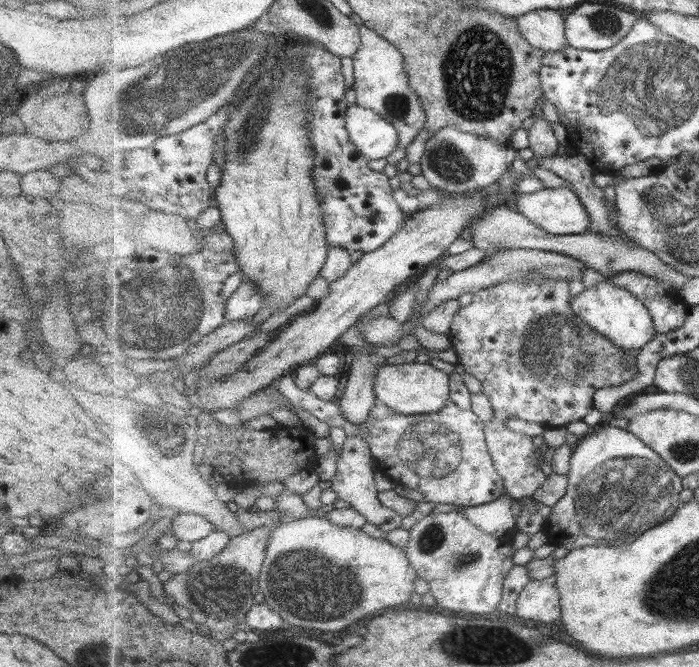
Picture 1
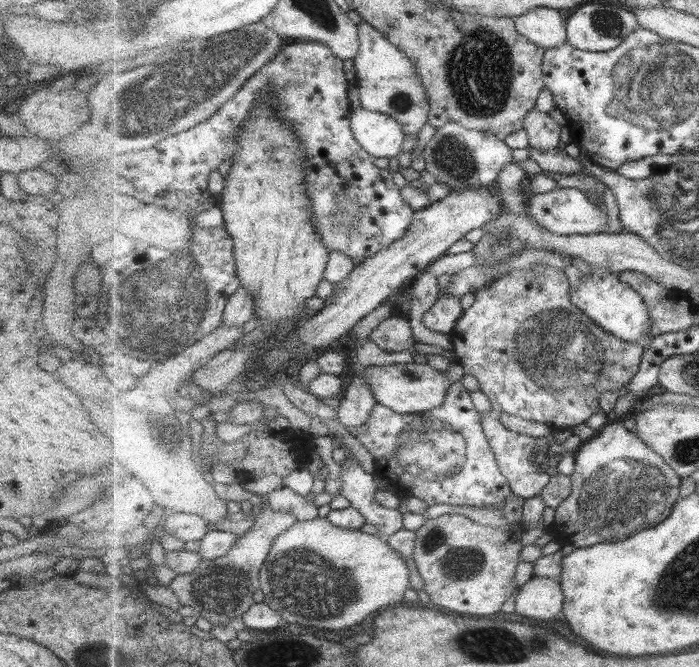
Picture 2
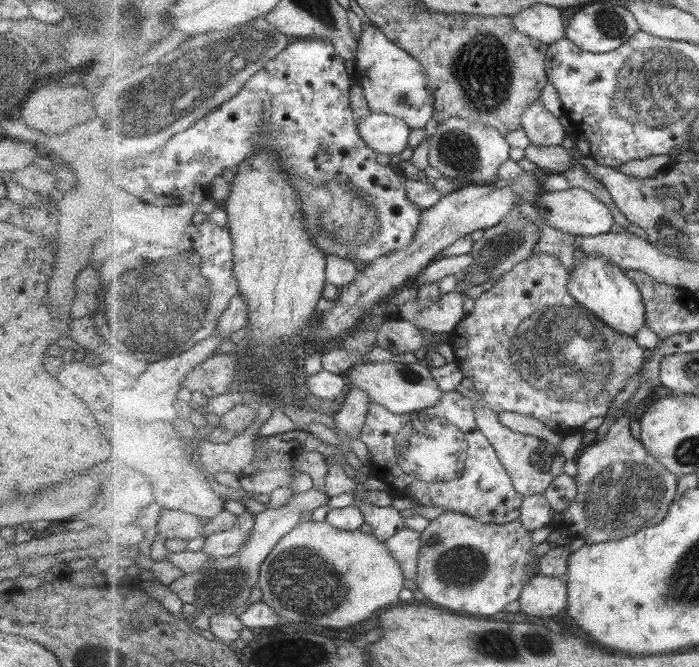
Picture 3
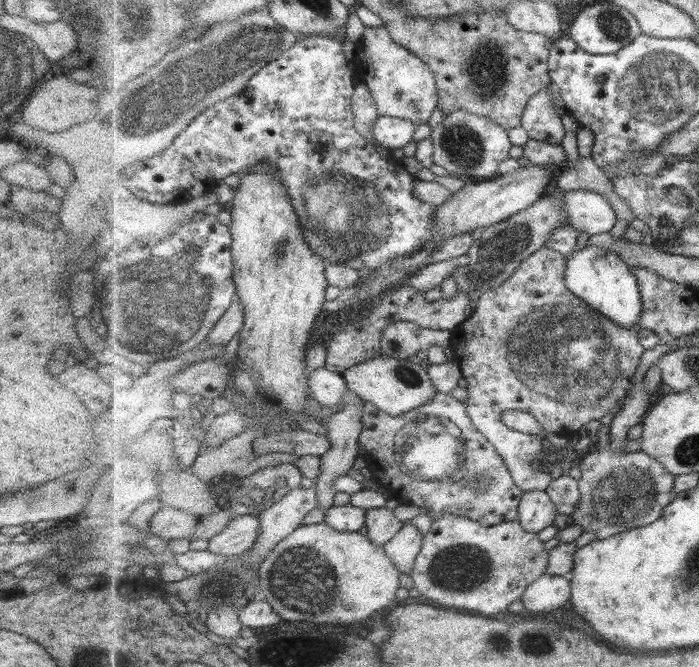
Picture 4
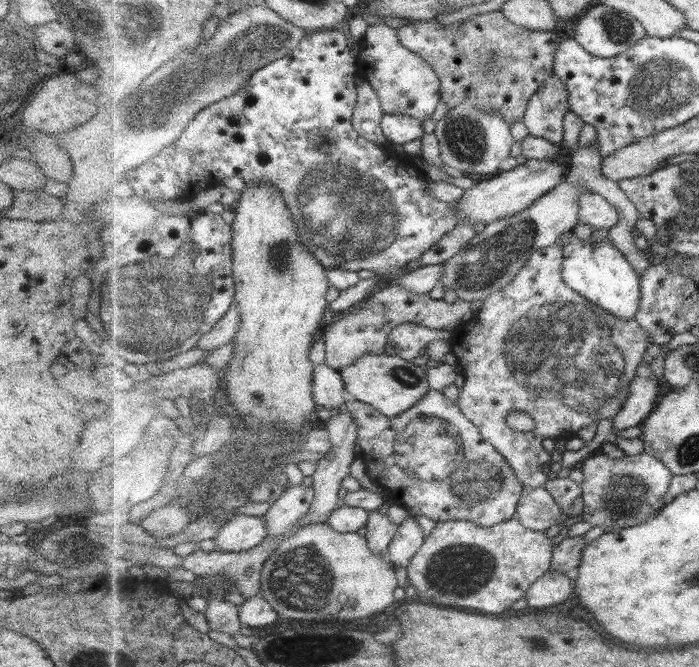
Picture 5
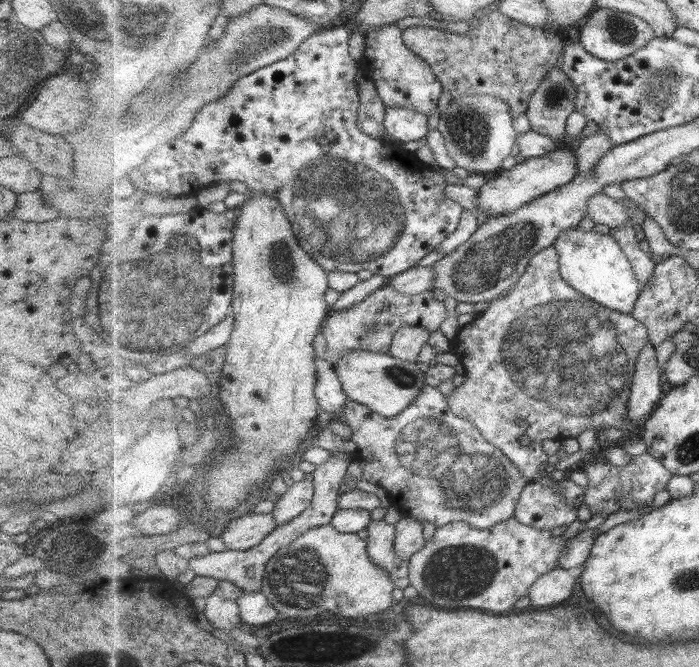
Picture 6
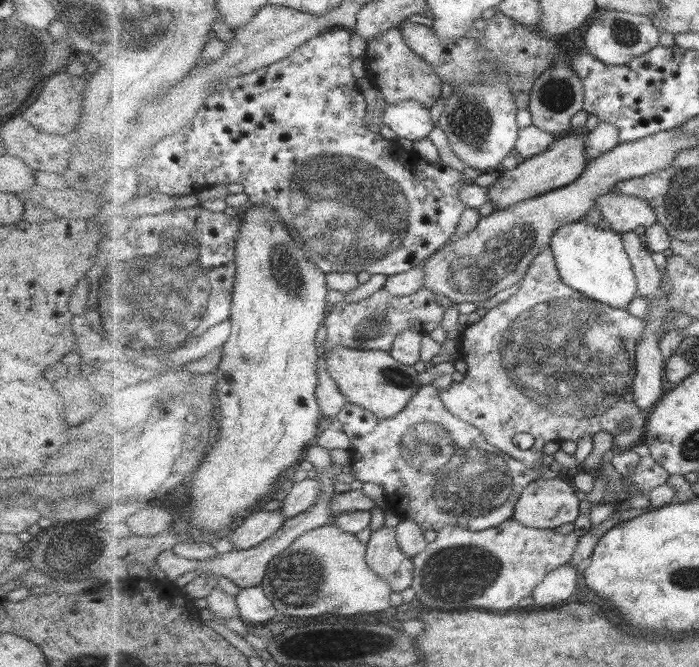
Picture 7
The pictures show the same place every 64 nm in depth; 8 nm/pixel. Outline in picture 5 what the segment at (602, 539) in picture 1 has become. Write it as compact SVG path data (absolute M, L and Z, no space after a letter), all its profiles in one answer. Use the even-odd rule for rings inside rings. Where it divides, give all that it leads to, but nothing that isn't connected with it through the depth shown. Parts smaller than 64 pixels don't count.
M641 364L630 387L630 395L617 416L613 418L613 428L625 430L633 426L642 426L657 403L657 382L654 370ZM598 450L587 456L581 465L585 475L585 482L581 485L585 508L580 517L592 526L607 526L605 532L649 522L667 504L665 496L674 474L657 457L639 453L613 459Z

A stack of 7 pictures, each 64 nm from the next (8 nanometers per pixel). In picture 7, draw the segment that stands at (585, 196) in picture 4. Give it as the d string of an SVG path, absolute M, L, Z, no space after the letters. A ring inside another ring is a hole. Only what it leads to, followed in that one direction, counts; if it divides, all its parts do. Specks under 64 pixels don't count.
M612 191L601 196L596 202L603 221L609 222L611 230L619 233L632 233L635 228L651 228L658 223L653 207L647 201Z

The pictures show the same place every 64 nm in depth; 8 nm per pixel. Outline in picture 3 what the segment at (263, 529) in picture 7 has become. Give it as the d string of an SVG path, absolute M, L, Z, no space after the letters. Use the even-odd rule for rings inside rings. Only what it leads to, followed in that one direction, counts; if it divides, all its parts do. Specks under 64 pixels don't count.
M244 504L243 506L244 511L238 515L237 524L231 530L216 532L205 538L202 551L212 560L224 559L235 554L249 538L255 524L255 515L252 515Z

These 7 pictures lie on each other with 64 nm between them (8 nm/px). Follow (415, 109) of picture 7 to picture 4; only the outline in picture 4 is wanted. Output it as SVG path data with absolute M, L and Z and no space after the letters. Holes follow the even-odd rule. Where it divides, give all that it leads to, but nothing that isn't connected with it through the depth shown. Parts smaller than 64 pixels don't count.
M380 116L374 122L370 132L372 138L389 152L405 148L415 134L414 122L394 116Z

